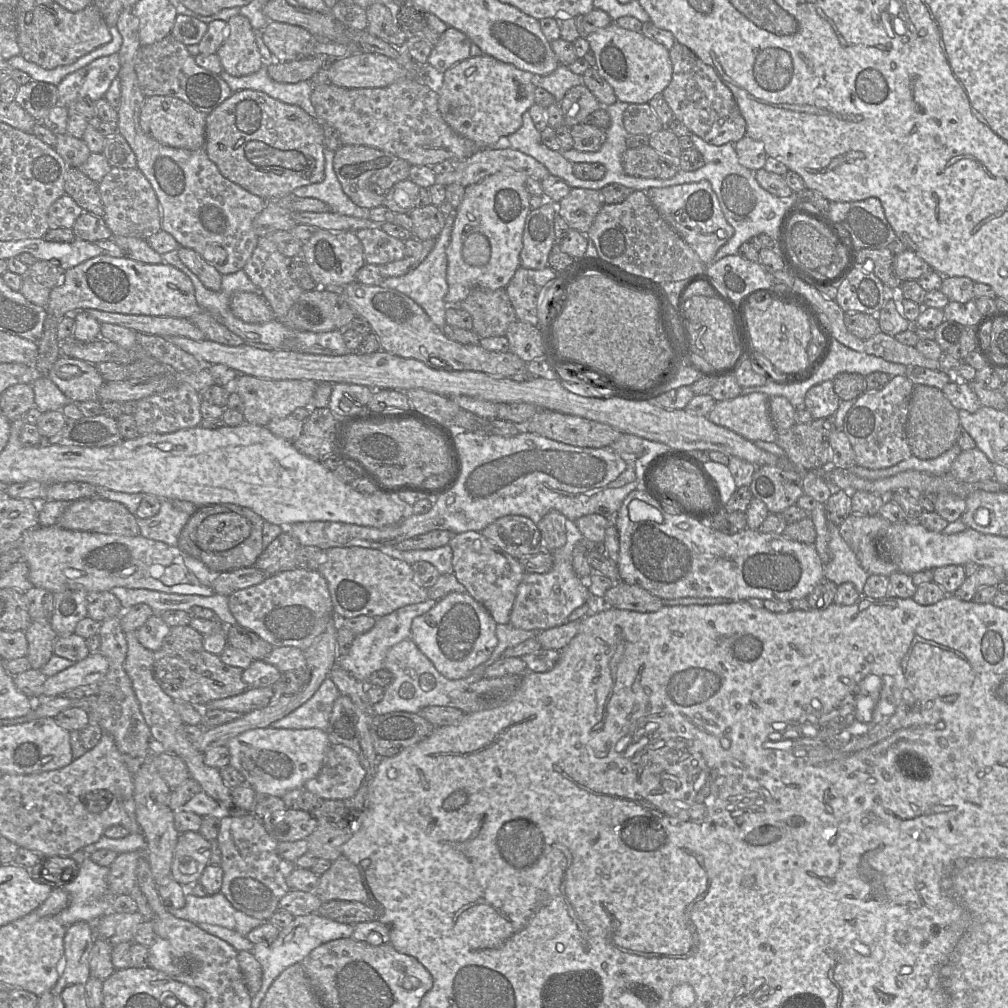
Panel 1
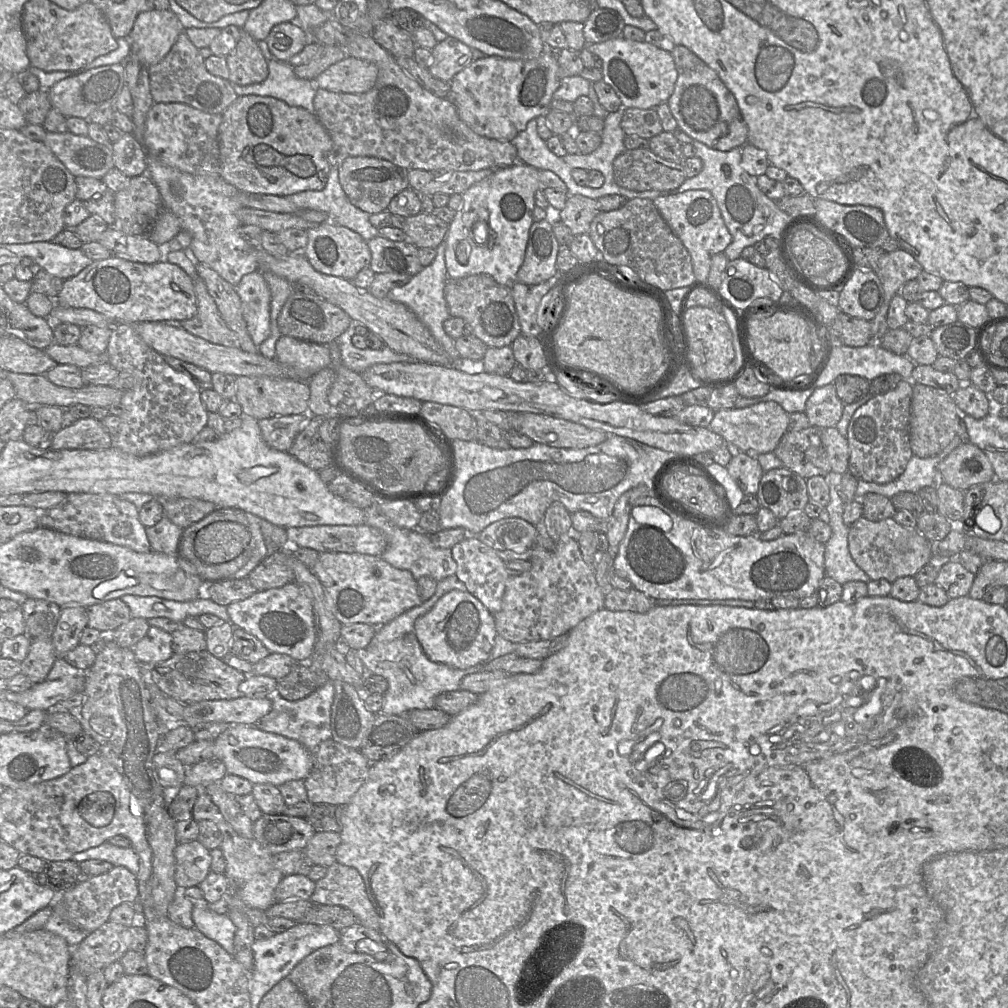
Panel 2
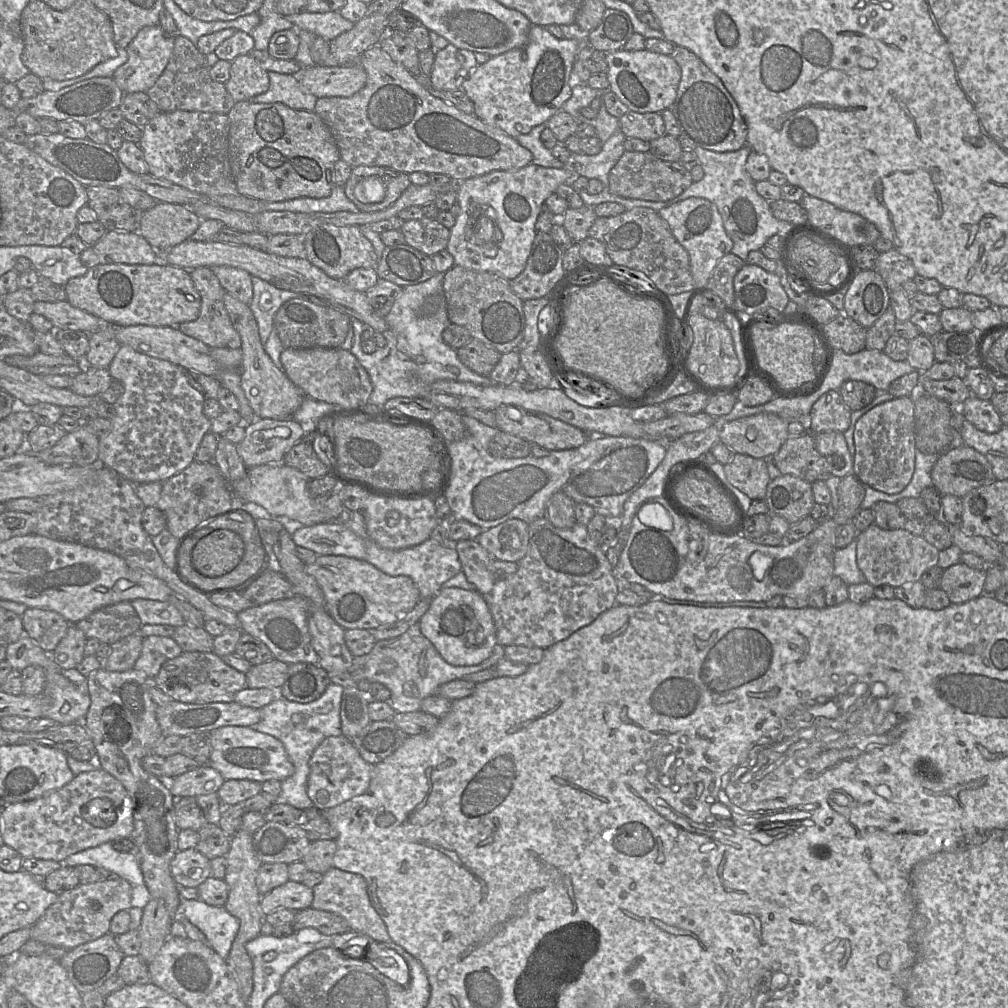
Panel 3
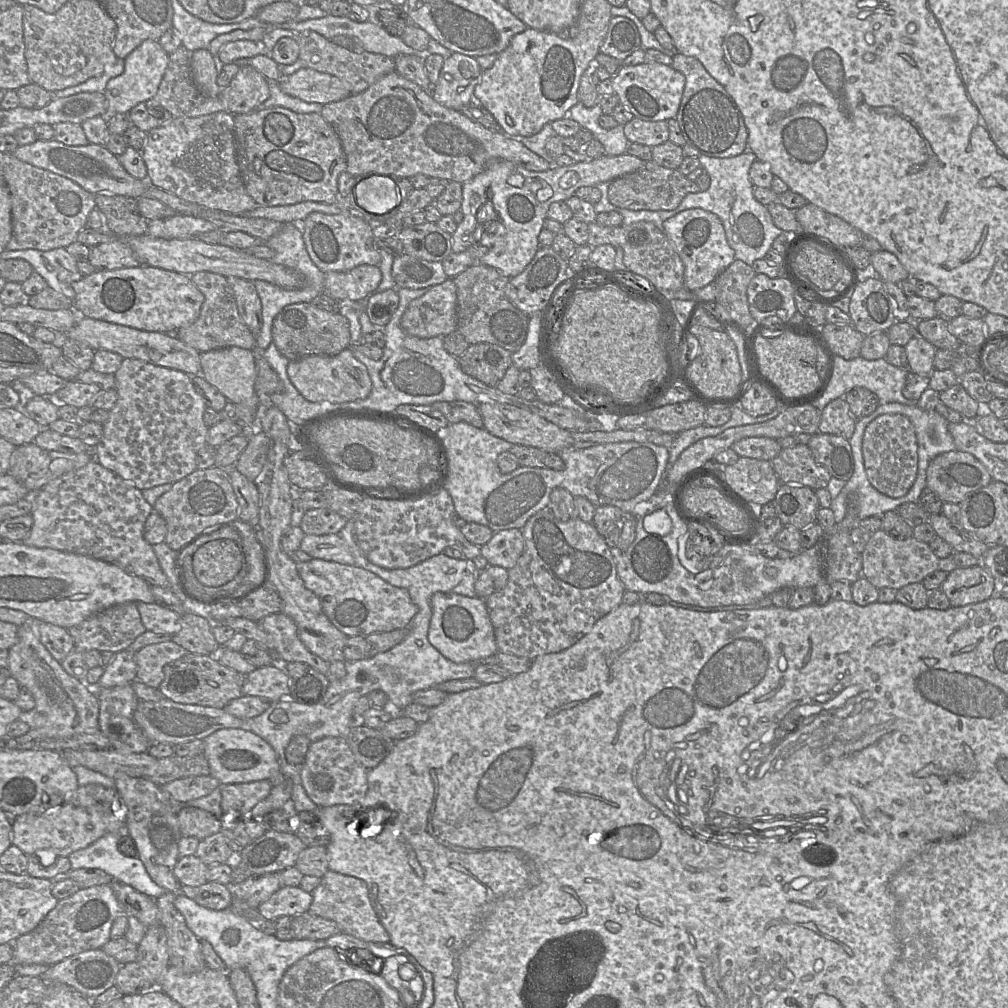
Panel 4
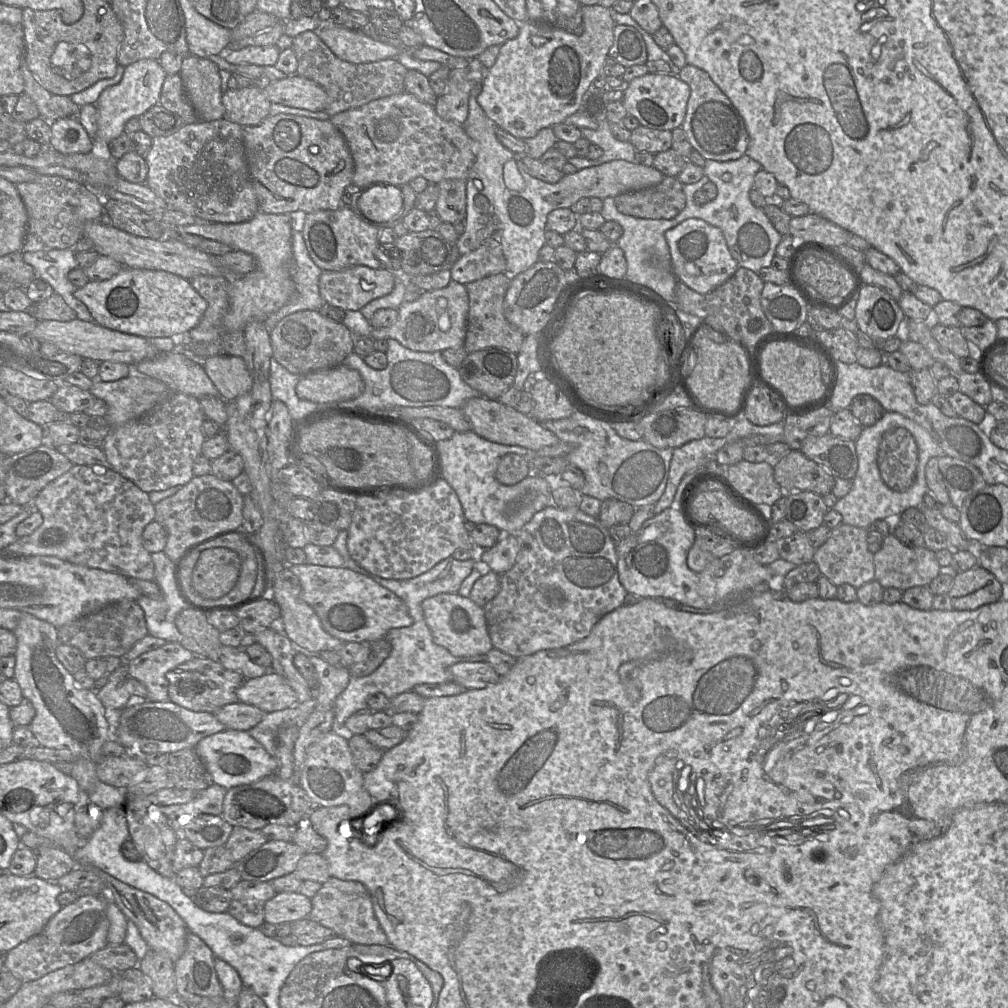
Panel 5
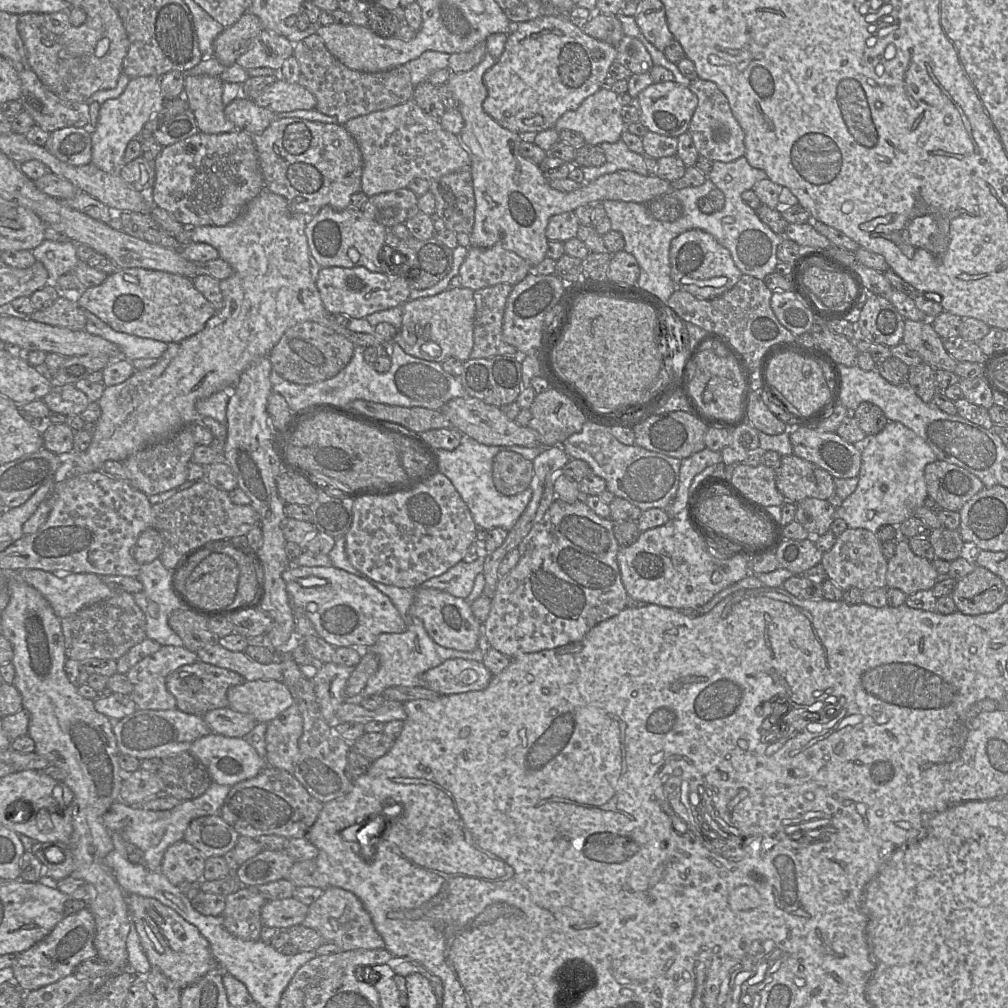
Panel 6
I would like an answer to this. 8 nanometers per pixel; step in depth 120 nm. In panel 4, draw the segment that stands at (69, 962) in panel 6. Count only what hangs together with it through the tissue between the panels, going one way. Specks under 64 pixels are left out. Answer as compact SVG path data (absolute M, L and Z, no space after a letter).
M111 884L79 889L72 896L59 900L53 910L31 932L16 939L13 964L54 965L70 956L87 950L102 948L110 938L110 931L115 918L124 914Z

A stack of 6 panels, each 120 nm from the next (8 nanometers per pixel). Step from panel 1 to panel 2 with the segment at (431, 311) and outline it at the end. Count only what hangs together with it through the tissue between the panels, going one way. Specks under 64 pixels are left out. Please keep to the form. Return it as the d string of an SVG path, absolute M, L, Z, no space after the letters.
M443 240L436 248L436 256L433 262L423 267L404 286L392 288L388 292L387 297L392 301L404 304L414 312L453 361L459 359L460 355L454 346L454 339L447 335L443 327L444 321L451 317L444 296L444 288L448 279L445 249L446 240Z

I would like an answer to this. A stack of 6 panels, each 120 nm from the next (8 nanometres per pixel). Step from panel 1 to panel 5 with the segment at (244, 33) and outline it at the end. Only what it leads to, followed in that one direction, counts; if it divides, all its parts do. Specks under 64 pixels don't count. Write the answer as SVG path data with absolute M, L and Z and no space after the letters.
M263 88L228 89L222 95L225 117L241 126L255 126L270 115L271 102Z

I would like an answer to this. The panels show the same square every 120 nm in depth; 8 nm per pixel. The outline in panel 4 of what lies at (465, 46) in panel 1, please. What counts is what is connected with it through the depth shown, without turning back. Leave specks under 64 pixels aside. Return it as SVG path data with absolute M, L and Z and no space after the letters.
M453 52L444 59L439 79L431 85L431 95L443 106L461 112L473 99L482 72L475 57Z

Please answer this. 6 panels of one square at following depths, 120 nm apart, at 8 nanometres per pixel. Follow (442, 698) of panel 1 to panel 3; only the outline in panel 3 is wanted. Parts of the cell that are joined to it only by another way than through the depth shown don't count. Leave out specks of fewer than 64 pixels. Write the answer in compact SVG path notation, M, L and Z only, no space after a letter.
M419 623L411 626L402 635L377 641L366 655L353 657L349 673L357 683L362 679L384 684L391 692L389 703L395 712L408 713L421 710L421 701L437 694L438 688L447 682L464 679L469 674L482 670L482 665L453 666L438 653L433 644L422 634Z

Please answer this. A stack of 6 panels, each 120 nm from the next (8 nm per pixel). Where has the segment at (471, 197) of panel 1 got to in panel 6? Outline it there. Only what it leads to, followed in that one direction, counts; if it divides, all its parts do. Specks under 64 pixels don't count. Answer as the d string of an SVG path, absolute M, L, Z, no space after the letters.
M486 53L478 65L466 72L451 73L446 82L464 120L459 139L469 152L471 161L475 196L475 220L469 234L471 247L501 245L523 258L533 268L546 257L546 228L551 216L574 211L582 205L602 203L605 200L646 204L674 190L669 181L656 175L643 176L627 170L604 174L589 183L581 183L580 187L572 192L561 192L551 188L539 165L518 153L519 143L533 143L537 132L509 131L483 110L482 104L487 97L483 75L495 62L496 59Z

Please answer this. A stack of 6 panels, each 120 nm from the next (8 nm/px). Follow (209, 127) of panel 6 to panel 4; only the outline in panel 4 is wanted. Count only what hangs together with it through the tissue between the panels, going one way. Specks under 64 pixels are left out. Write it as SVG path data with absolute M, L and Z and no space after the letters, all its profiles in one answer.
M199 49L192 53L191 74L196 87L204 96L219 96L222 89L217 84L217 69L208 49Z

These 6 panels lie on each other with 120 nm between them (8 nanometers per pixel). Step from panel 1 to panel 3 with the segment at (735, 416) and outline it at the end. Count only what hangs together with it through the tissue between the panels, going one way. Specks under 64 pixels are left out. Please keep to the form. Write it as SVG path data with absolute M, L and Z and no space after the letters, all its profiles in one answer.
M762 412L719 424L720 442L736 453L771 459L789 438L788 421Z

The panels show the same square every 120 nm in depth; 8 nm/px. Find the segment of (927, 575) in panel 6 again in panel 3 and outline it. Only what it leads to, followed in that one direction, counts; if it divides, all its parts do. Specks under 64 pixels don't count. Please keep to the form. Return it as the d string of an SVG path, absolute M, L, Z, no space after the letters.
M873 523L858 533L856 542L857 565L866 582L874 587L891 585L895 588L919 581L925 571L938 564L939 550L922 535L912 534L905 528L886 530Z

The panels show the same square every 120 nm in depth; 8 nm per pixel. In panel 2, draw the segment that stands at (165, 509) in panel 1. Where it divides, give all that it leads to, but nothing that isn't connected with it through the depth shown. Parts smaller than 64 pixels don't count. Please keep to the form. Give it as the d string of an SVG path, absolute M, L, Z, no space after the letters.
M165 515L152 527L145 527L151 550L167 555L179 555L179 544L184 529Z

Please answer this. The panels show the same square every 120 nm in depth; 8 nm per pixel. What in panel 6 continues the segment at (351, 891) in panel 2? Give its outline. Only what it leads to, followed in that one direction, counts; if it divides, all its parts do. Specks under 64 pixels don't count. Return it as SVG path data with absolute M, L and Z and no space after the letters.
M328 886L324 889L323 894L309 906L308 914L301 924L318 931L326 943L338 946L341 951L385 948L385 942L361 900L352 892L339 887Z

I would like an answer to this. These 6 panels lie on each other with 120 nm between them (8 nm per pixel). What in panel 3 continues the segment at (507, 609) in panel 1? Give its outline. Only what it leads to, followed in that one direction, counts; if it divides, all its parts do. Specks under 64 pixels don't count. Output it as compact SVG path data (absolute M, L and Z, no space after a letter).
M477 539L457 541L455 550L467 580L480 594L488 595L496 582L490 571L490 563L493 559L490 553L479 544Z

